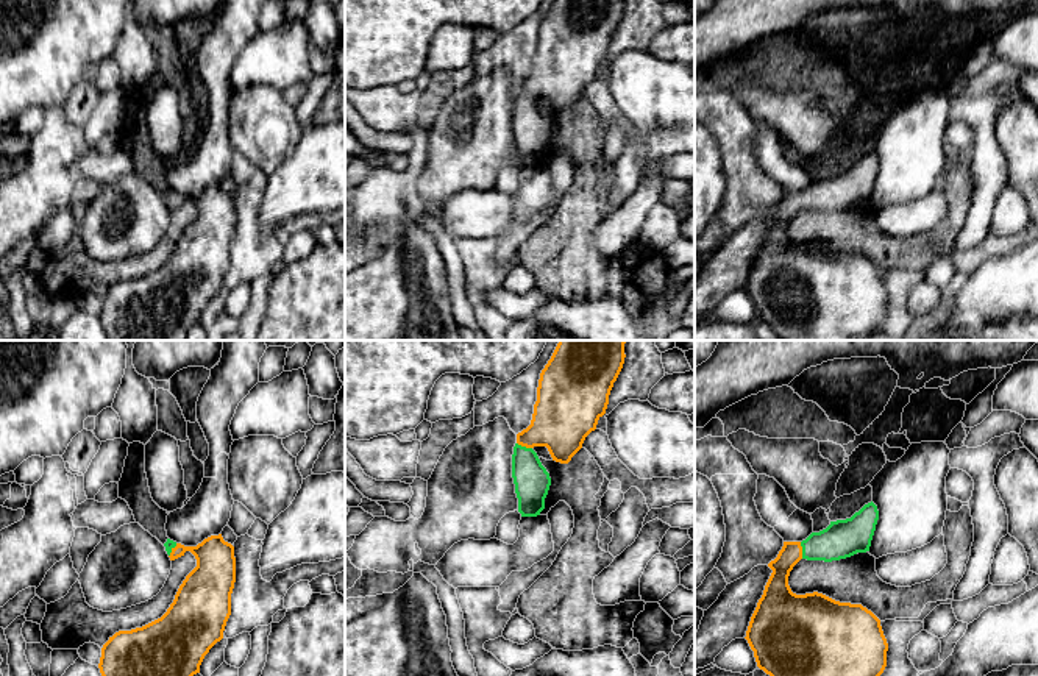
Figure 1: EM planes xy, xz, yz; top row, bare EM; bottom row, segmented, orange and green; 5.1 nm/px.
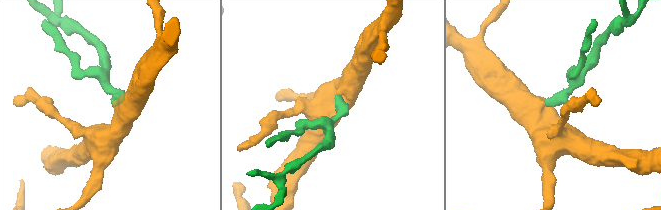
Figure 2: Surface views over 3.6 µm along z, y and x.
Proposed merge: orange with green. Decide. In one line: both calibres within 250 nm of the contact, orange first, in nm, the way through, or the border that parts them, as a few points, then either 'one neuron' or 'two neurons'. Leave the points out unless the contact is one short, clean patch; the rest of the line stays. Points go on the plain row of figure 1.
140 nm thick on the orange side, 200 nm on the other; runs through yz (778, 242), (781, 219), (801, 200), (829, 195), (842, 189); one neuron

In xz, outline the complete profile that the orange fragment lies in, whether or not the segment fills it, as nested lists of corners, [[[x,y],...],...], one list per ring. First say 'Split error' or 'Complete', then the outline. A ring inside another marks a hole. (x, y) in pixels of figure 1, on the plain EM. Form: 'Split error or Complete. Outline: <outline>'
Split error. Outline: [[[554,0],[540,23],[531,75],[517,84],[512,105],[512,128],[521,167],[540,165],[551,136],[549,123],[532,98],[546,97],[553,111],[568,114],[606,64],[624,8],[624,0]]]

